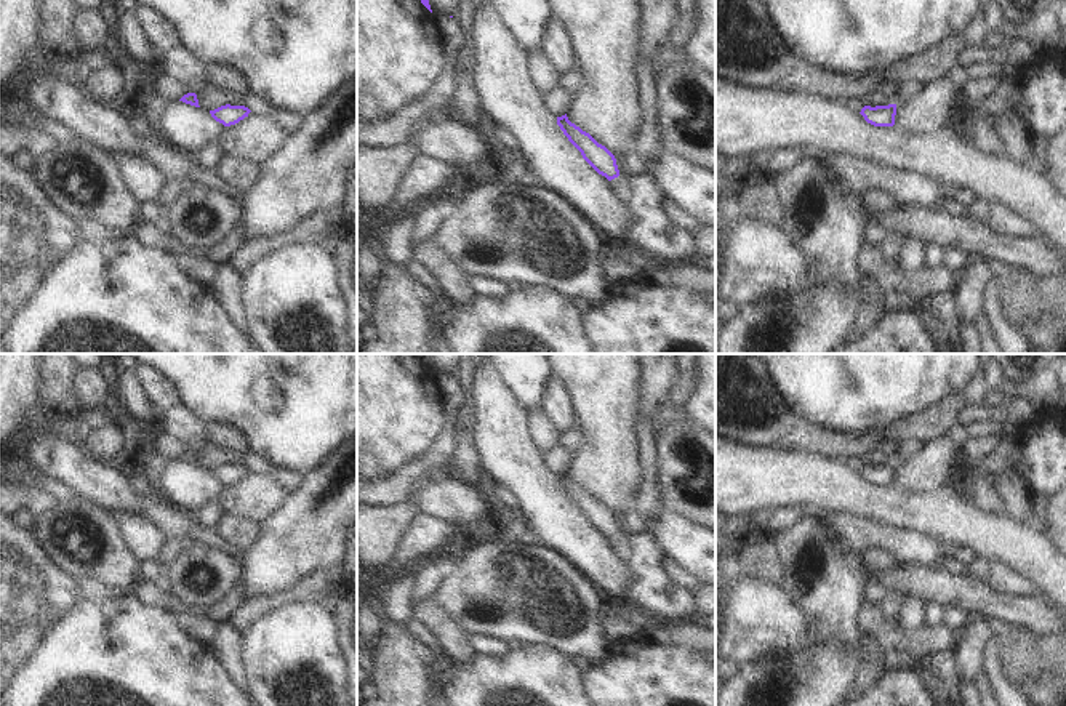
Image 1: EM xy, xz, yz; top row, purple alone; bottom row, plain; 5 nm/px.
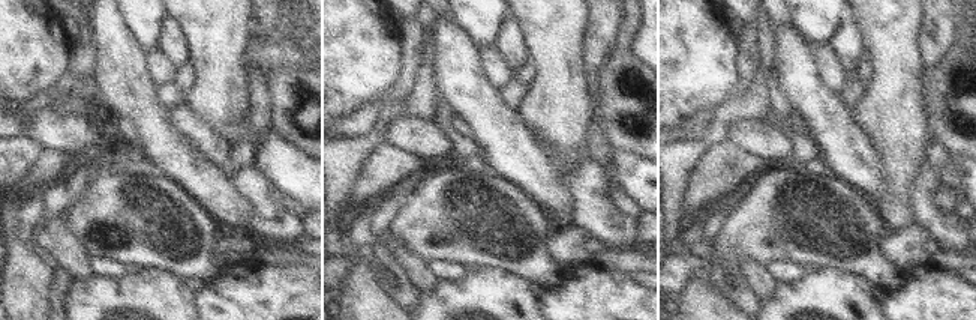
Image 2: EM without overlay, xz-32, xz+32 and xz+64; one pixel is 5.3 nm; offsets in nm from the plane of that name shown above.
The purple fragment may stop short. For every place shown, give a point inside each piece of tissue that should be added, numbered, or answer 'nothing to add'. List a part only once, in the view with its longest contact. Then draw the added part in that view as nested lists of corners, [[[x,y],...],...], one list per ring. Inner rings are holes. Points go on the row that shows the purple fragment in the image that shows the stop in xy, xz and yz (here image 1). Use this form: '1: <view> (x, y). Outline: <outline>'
1: xz (650, 232). Outline: [[[647,171],[610,181],[613,192],[631,211],[631,227],[623,242],[656,264],[687,264],[696,255],[693,232],[671,223],[663,211],[663,192]]]

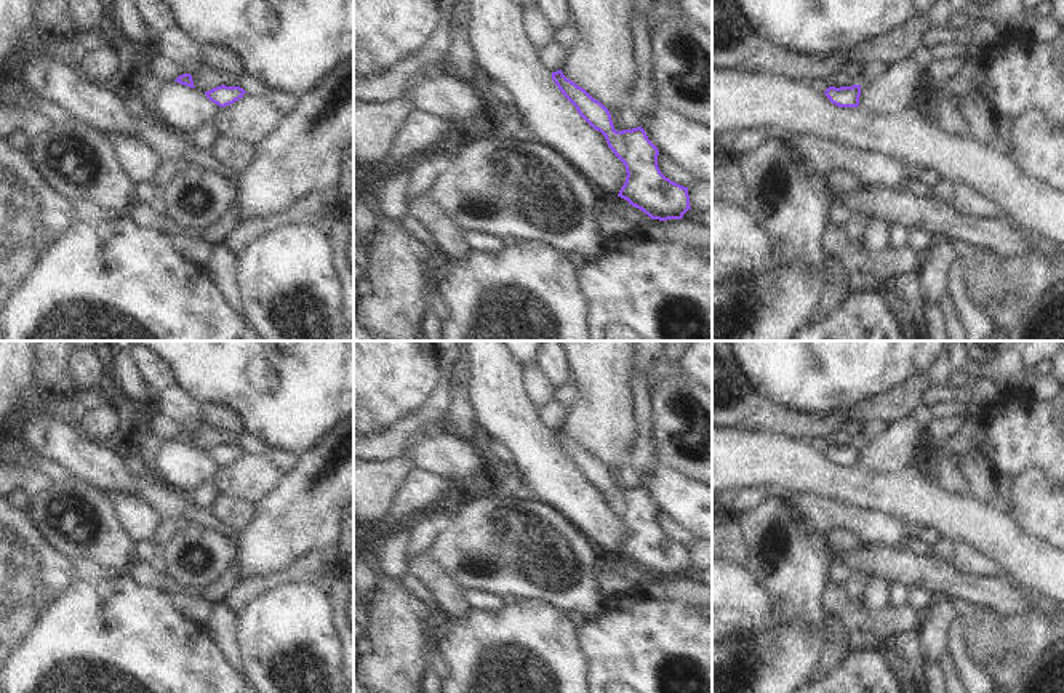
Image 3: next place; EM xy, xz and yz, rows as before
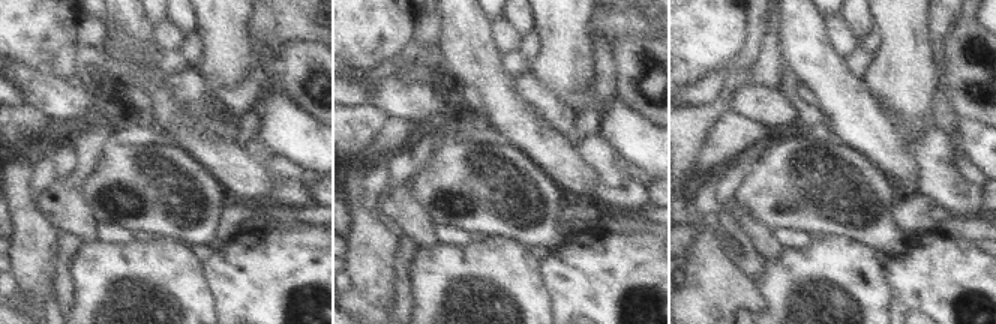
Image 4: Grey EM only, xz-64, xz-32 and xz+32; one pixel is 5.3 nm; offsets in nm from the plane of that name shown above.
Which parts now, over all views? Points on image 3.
nothing to add.

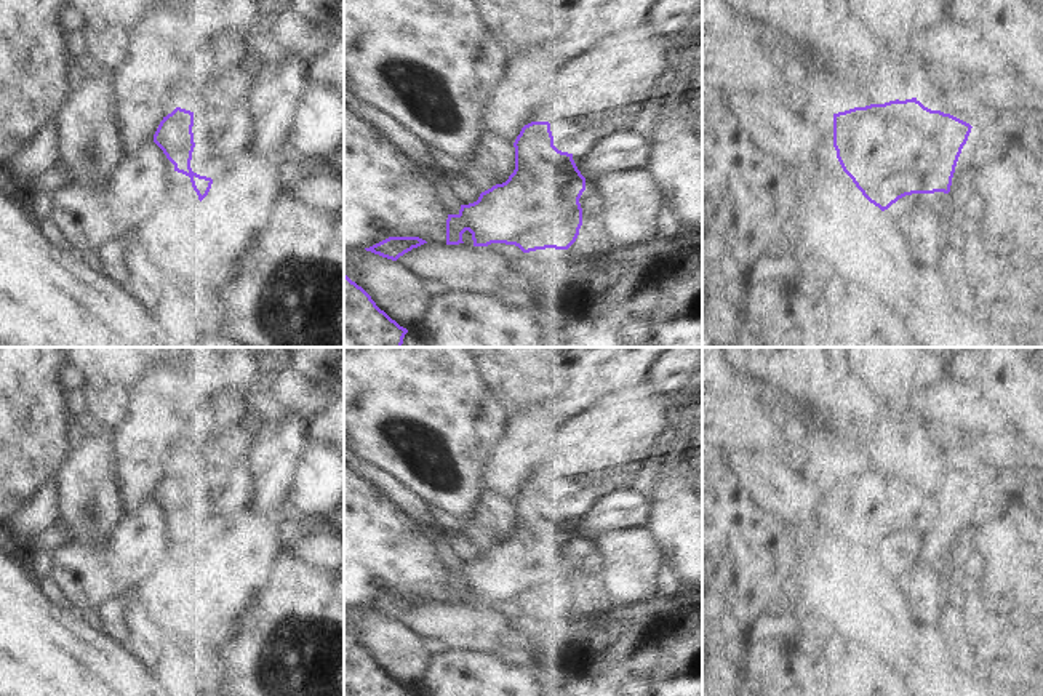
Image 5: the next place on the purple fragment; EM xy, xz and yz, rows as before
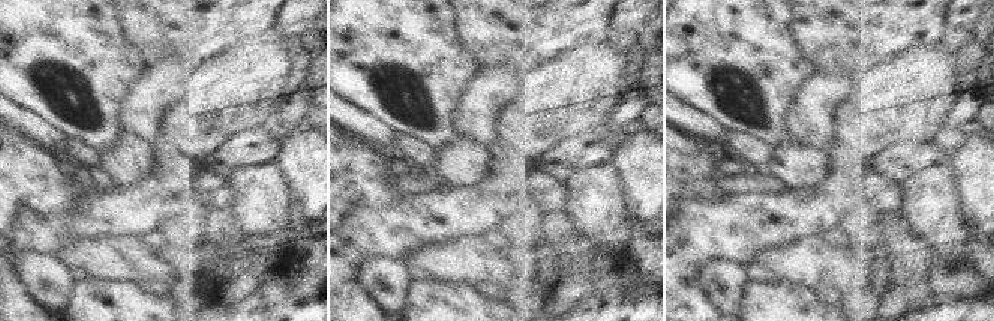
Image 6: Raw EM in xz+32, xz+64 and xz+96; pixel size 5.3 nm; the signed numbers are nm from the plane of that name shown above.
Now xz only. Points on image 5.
1: xz (570, 135). Outline: [[[566,114],[553,115],[550,120],[553,146],[568,154],[589,150],[603,136],[600,125],[585,120],[574,120]]]

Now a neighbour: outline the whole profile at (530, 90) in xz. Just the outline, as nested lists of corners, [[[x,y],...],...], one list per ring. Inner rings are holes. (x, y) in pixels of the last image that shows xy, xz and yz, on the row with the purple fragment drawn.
[[[526,50],[506,61],[506,70],[493,86],[483,106],[483,130],[515,142],[522,128],[531,122],[549,122],[553,115],[563,114],[563,70],[566,64],[561,56],[549,56],[539,50]]]

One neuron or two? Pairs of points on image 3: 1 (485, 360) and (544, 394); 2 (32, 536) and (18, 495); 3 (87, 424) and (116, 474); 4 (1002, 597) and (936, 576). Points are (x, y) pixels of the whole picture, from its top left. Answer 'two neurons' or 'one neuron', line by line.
1: two neurons
2: two neurons
3: two neurons
4: one neuron

